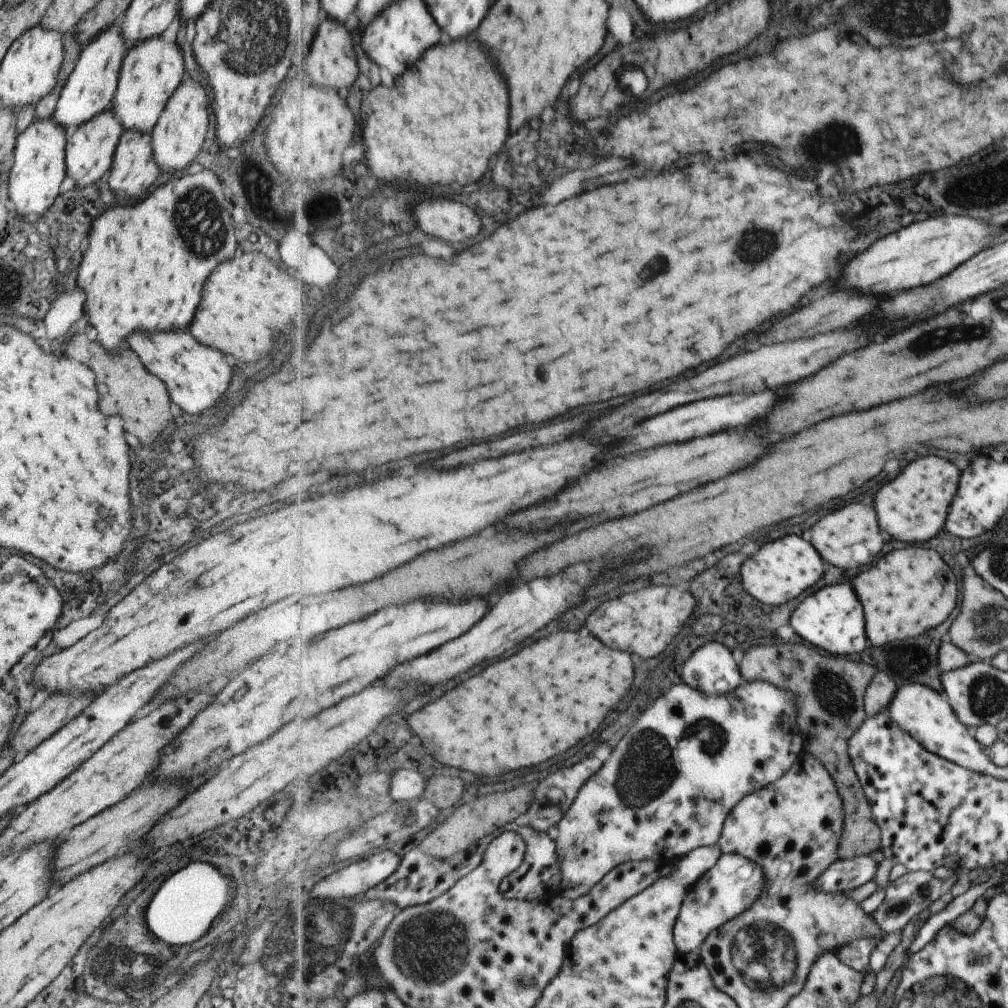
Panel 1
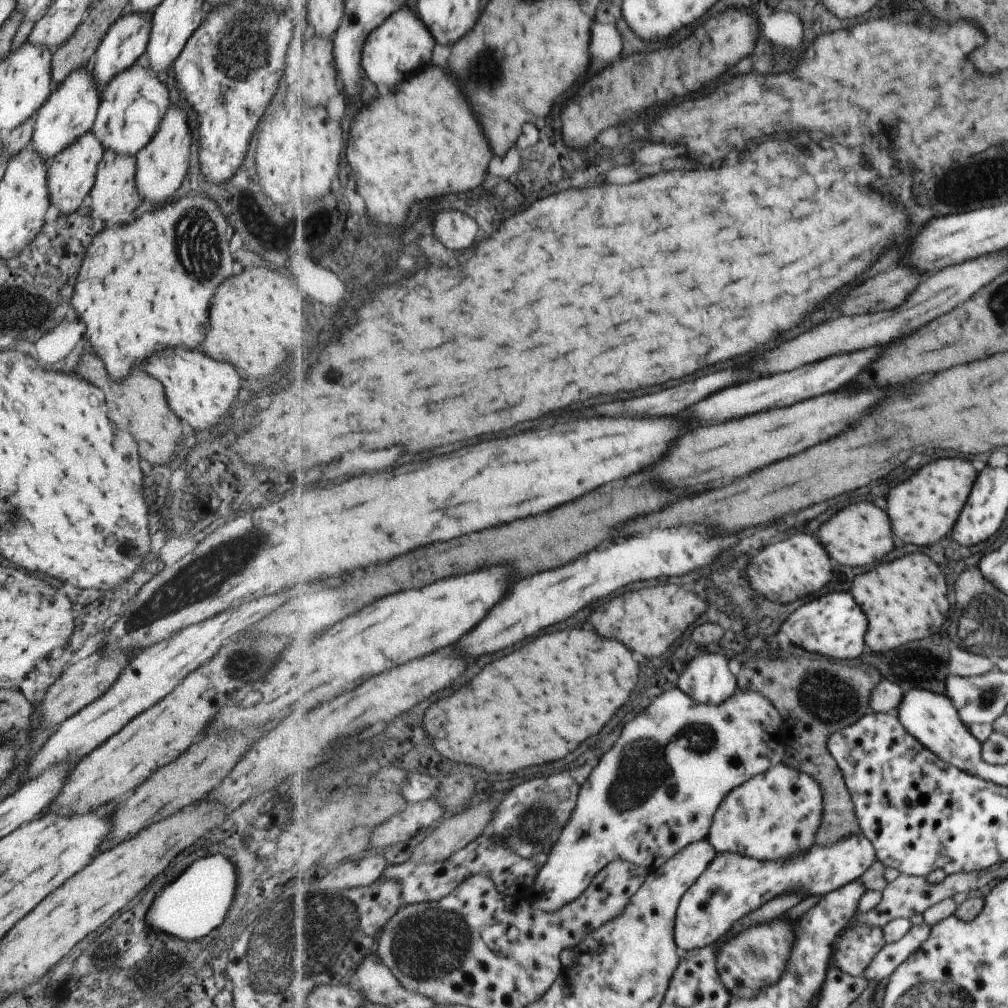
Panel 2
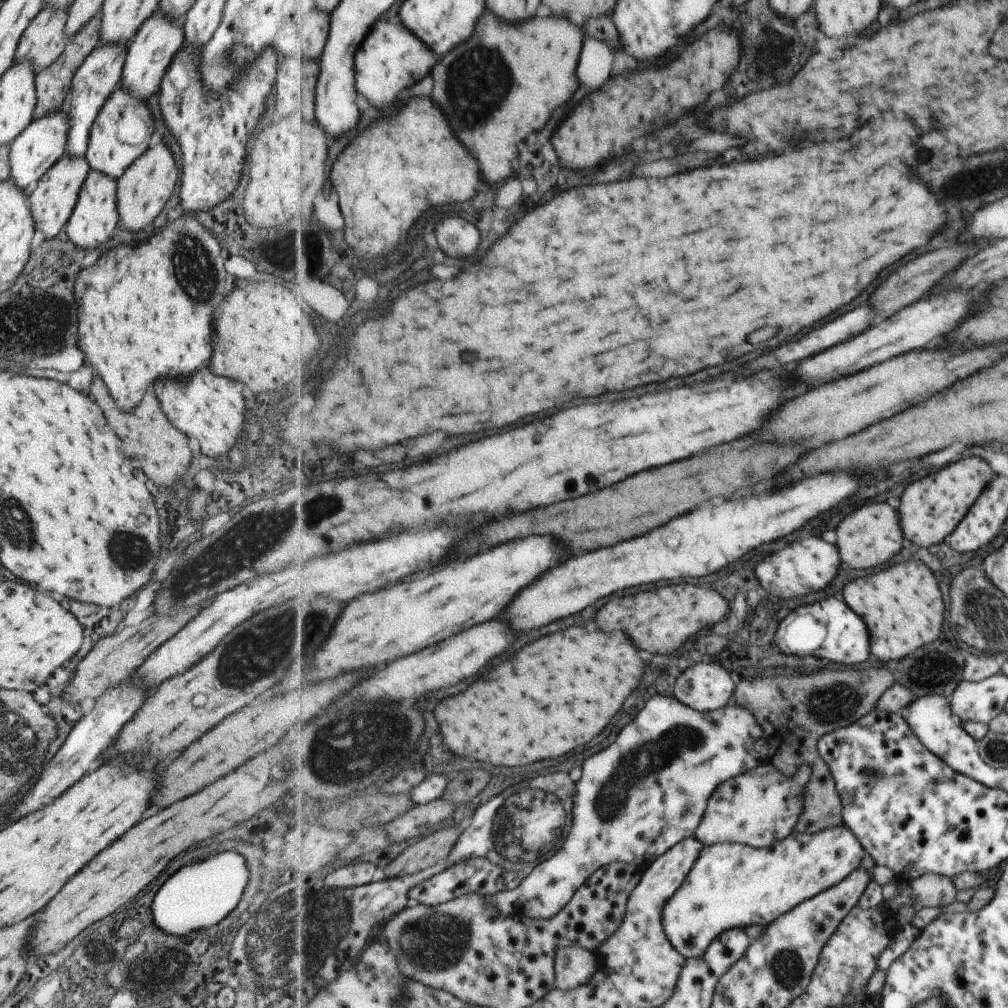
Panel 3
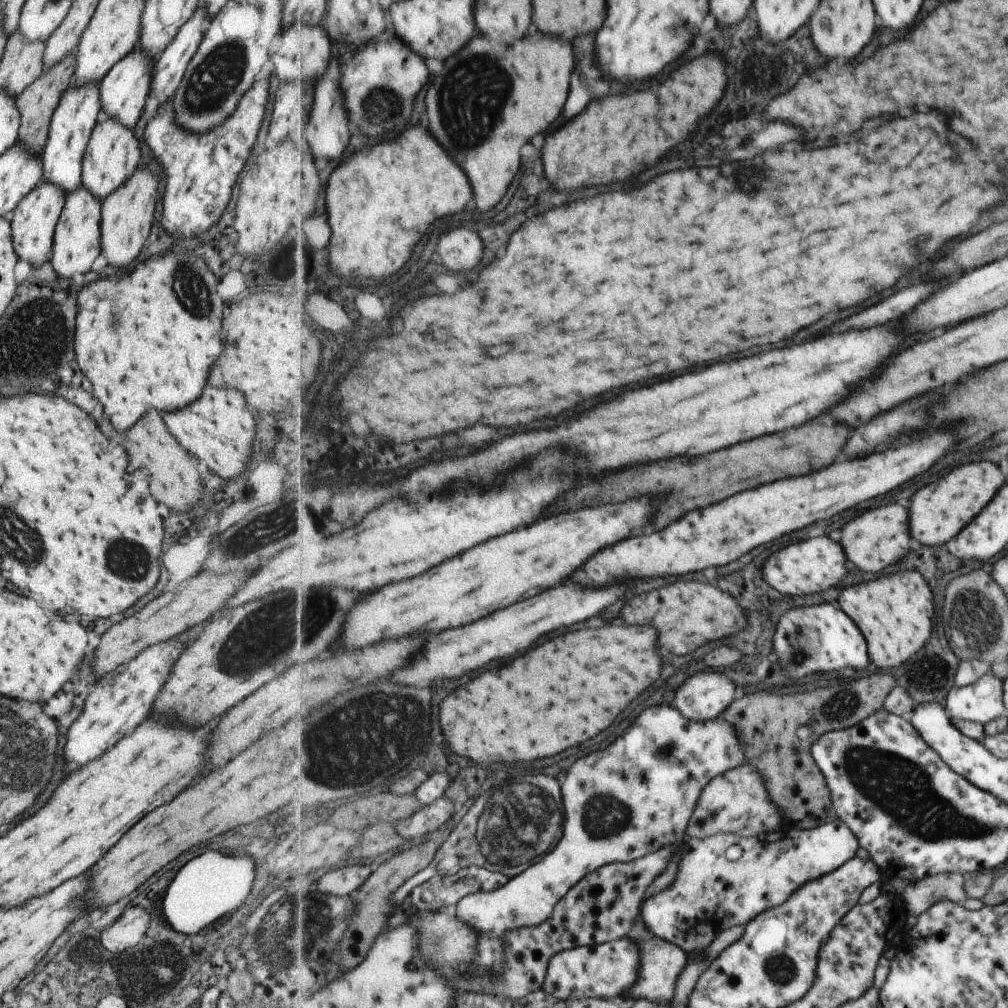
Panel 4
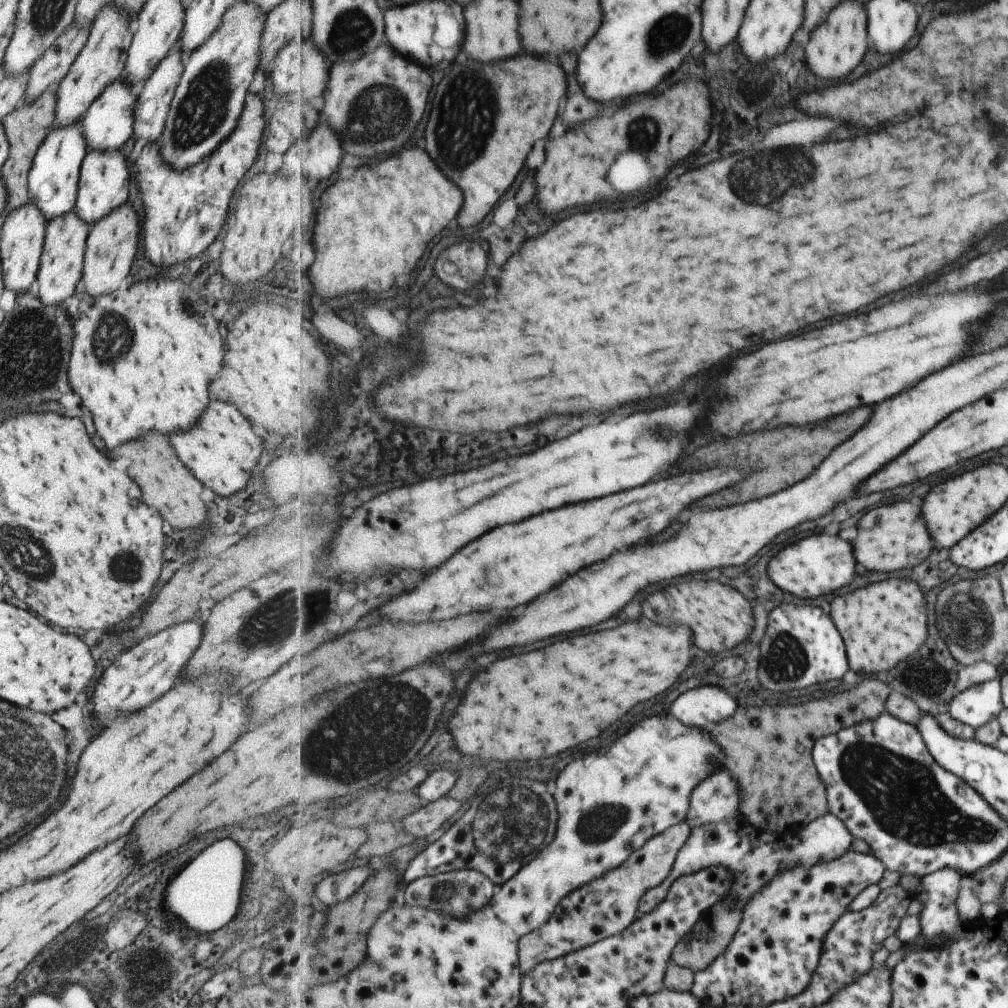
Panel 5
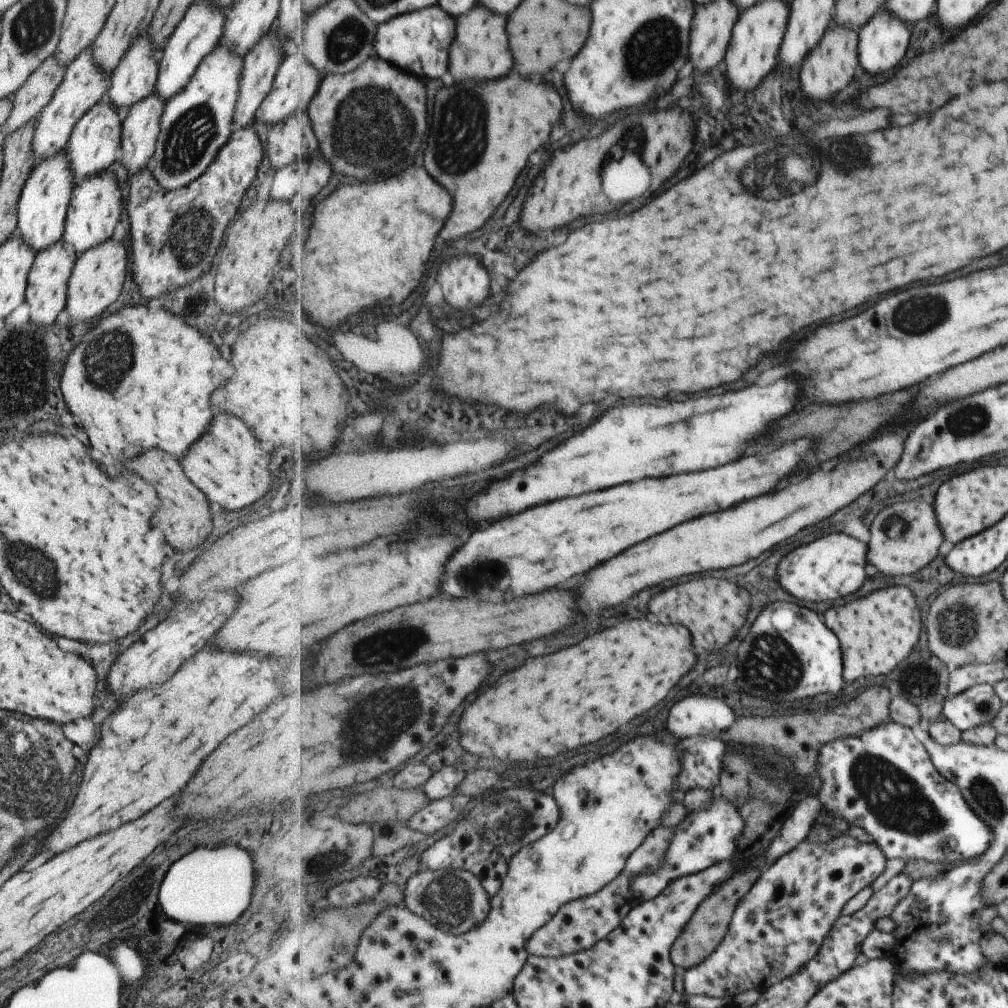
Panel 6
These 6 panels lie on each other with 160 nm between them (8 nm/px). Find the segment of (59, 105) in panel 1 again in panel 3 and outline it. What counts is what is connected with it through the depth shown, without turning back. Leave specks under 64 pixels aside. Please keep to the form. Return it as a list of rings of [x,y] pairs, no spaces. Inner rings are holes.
[[[51,111],[39,118],[35,117],[9,144],[9,172],[8,178],[25,194],[31,194],[40,176],[55,164],[66,152],[66,138],[68,131],[68,116],[66,112]]]

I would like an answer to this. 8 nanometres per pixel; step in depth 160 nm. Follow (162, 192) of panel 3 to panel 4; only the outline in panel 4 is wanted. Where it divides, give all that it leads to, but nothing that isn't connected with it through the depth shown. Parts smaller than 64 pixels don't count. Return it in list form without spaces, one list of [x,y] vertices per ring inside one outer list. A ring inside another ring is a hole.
[[[135,168],[125,179],[125,182],[113,189],[103,200],[100,206],[100,249],[103,250],[107,262],[111,266],[127,266],[141,250],[145,238],[151,232],[153,210],[159,198],[157,194],[159,178],[149,168]]]

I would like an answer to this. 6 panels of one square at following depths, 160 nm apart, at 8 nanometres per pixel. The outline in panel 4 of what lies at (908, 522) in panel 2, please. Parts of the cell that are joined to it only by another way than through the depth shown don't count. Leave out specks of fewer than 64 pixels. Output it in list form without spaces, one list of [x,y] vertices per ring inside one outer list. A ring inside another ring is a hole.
[[[987,460],[955,468],[945,478],[921,488],[911,502],[911,532],[922,545],[947,544],[991,500],[1003,484],[999,468]]]

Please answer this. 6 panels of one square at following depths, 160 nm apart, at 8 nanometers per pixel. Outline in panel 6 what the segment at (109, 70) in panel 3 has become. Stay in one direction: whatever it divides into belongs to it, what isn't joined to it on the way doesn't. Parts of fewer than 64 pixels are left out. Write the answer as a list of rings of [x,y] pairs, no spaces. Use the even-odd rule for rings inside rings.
[[[65,150],[37,161],[27,175],[16,206],[16,232],[35,252],[62,238],[66,210],[74,185]]]

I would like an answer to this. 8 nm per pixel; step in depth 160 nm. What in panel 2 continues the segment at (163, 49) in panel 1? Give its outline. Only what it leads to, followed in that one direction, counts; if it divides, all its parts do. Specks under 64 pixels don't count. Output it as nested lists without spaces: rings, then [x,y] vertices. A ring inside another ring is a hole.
[[[138,60],[107,82],[89,132],[93,132],[93,136],[101,142],[103,150],[111,150],[117,156],[136,156],[155,136],[157,126],[168,108],[169,92],[164,77],[153,74],[143,61]]]

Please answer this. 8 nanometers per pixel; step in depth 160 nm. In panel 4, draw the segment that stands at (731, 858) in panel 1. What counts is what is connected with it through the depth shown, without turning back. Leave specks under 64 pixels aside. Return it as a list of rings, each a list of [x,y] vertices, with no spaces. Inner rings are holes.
[[[839,818],[835,822],[812,829],[799,830],[786,826],[775,831],[773,837],[765,833],[751,838],[721,833],[705,840],[687,838],[683,844],[685,846],[681,850],[682,862],[678,878],[663,893],[649,896],[643,902],[639,915],[656,935],[682,947],[693,960],[691,955],[703,953],[706,949],[709,951],[719,932],[739,925],[749,925],[761,913],[789,901],[803,885],[841,869],[847,861],[858,856],[860,840],[851,827]],[[731,846],[740,846],[742,849],[742,855],[736,861],[727,858],[727,850]]]

